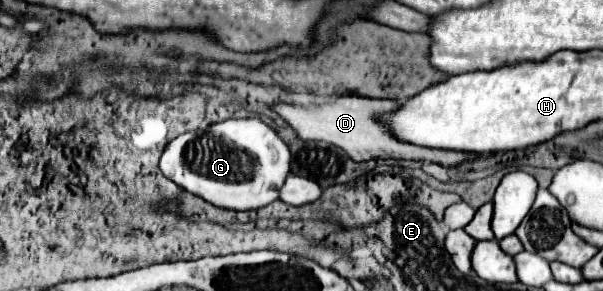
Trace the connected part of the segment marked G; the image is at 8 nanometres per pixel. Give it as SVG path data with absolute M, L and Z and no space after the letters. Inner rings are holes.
M231 118L207 130L185 132L163 150L159 168L183 190L229 210L257 210L277 198L291 206L303 206L321 196L317 182L289 174L291 154L287 144L259 118Z

